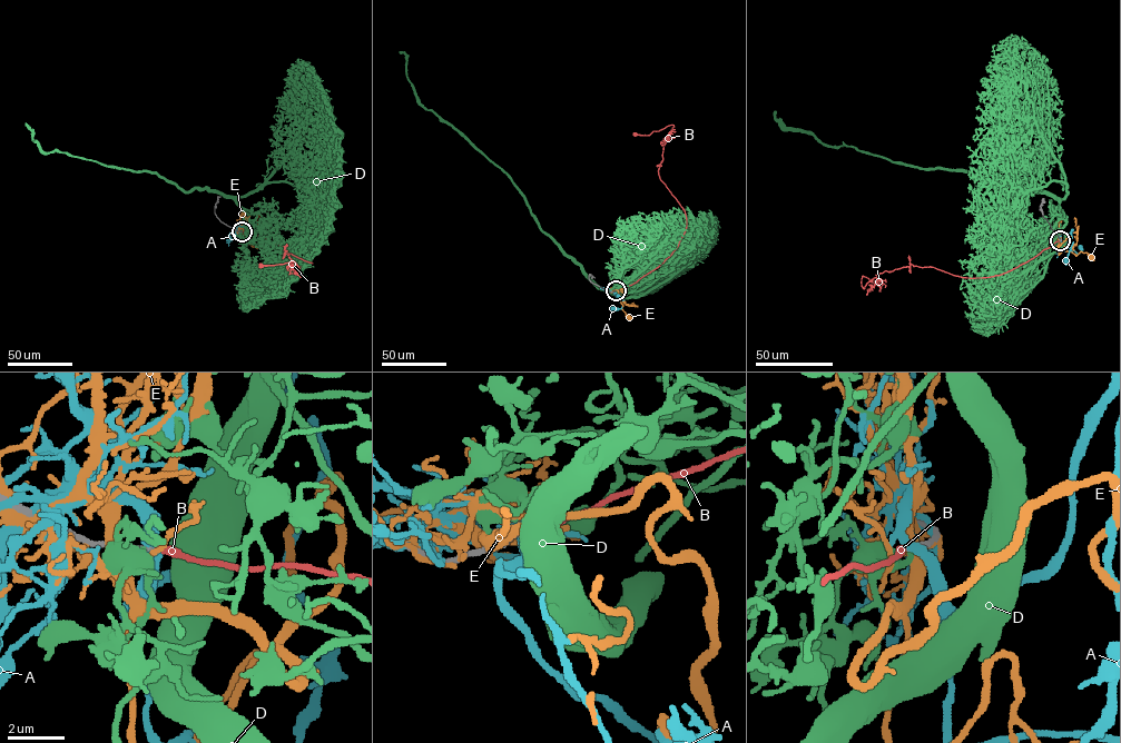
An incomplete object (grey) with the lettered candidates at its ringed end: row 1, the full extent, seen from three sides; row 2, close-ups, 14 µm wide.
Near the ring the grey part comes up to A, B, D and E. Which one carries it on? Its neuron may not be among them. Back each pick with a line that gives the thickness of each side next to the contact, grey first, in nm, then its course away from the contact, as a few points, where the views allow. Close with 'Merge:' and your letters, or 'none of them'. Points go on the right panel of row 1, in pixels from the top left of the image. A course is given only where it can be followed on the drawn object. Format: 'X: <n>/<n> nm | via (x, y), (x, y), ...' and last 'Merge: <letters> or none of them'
B: 180/220 nm | via (1060, 240), (1000, 275), (963, 277), (932, 267), (911, 264), (884, 271), (862, 286), (862, 276), (872, 281)
Merge: B

